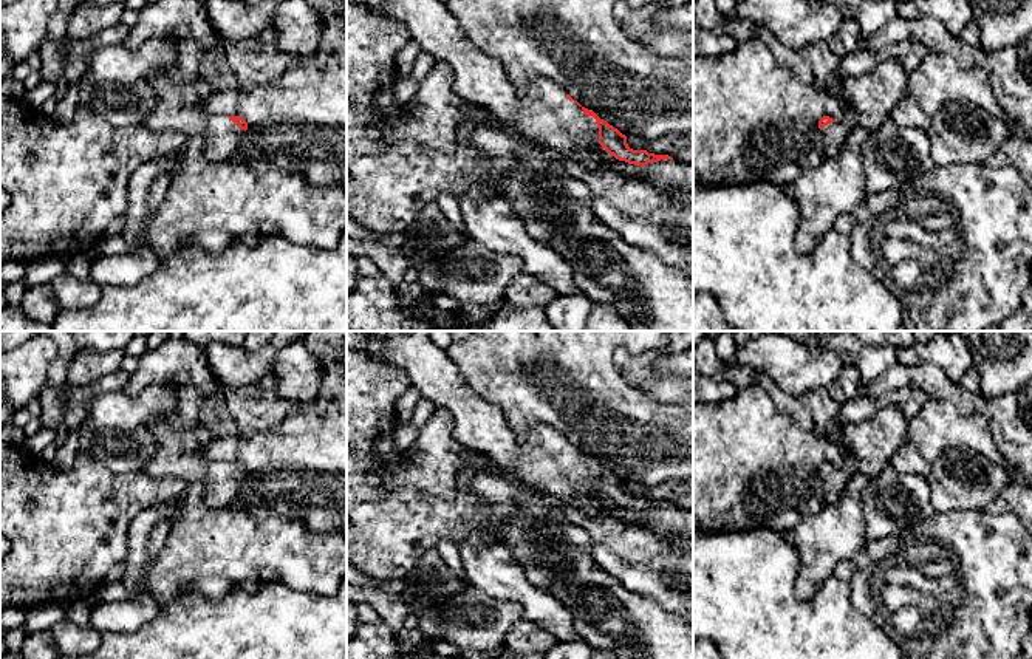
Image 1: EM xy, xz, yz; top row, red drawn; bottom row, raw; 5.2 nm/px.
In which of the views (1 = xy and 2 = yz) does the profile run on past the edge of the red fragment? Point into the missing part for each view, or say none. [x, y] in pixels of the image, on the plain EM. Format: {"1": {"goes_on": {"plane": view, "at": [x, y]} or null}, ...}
{"1": {"goes_on": {"plane": "xy", "at": [177, 454]}}, "2": {"goes_on": {"plane": "yz", "at": [870, 444]}}}

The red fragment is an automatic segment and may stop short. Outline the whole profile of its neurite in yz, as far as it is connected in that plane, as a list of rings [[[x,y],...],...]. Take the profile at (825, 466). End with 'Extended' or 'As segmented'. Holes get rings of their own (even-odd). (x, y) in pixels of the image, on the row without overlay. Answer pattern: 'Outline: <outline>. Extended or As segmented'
Outline: [[[882,405],[877,413],[860,422],[846,422],[842,467],[823,463],[818,467],[825,503],[837,501],[849,478],[862,473],[868,478],[883,470],[893,453],[907,442],[908,419],[896,405]]]. Extended

